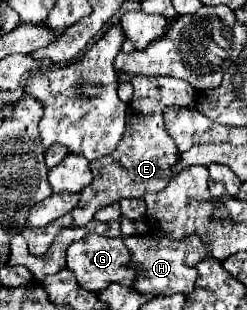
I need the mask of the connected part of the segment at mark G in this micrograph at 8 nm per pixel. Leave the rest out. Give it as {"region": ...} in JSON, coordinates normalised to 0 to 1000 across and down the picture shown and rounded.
{"region":[[[360,761],[336,781],[304,781],[271,800],[271,865],[304,884],[312,910],[352,935],[417,935],[457,910],[530,923],[547,877],[514,865],[530,819],[498,787],[498,768],[417,768],[417,761]]]}

